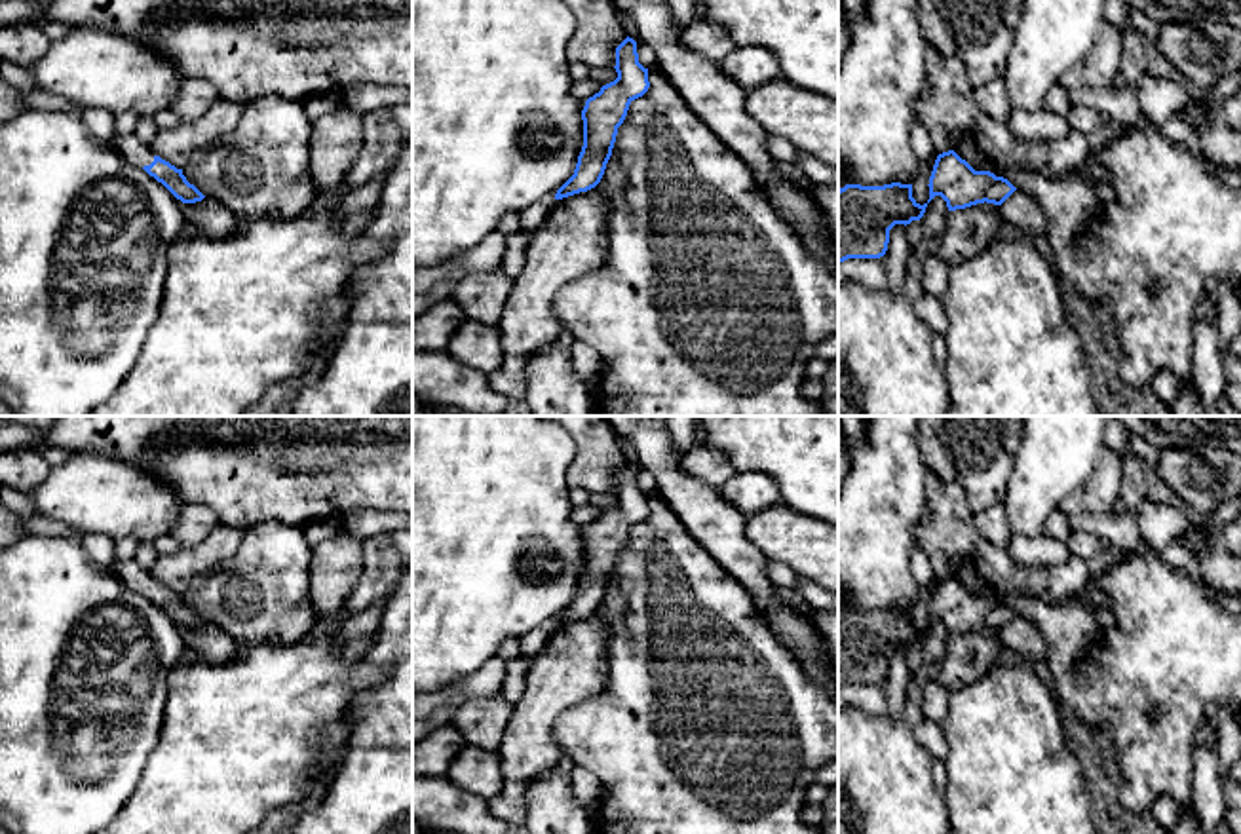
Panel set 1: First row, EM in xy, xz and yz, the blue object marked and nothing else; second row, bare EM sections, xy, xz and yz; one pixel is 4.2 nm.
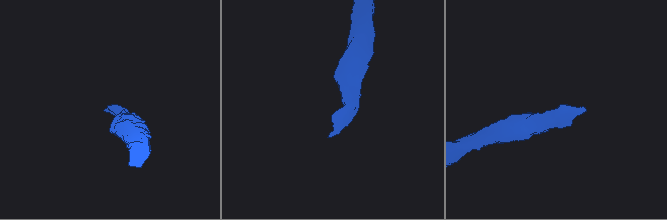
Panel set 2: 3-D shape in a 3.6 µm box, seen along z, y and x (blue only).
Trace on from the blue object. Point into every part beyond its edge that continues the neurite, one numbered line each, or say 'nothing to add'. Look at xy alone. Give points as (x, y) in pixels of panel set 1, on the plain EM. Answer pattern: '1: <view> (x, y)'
1: xy (132, 574)

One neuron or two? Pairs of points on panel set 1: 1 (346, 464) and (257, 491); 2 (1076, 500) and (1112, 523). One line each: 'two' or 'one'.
1: one
2: two

